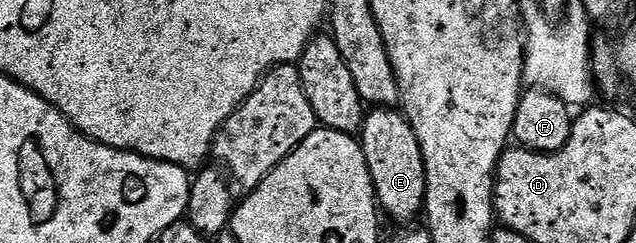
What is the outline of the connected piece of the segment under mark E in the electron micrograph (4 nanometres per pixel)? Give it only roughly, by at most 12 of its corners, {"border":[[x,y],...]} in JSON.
{"border":[[391,106],[363,117],[380,209],[420,215],[427,175],[417,134]]}

